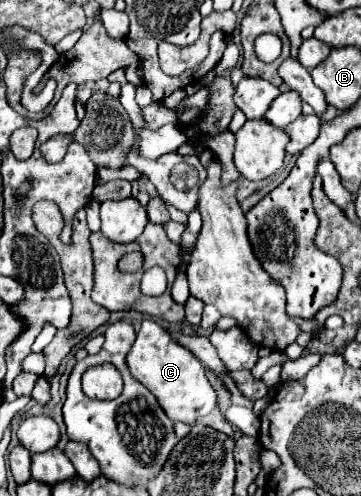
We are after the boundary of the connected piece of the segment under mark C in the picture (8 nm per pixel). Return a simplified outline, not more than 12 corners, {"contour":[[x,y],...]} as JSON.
{"contour":[[143,320],[127,354],[131,376],[173,422],[217,404],[203,364]]}

